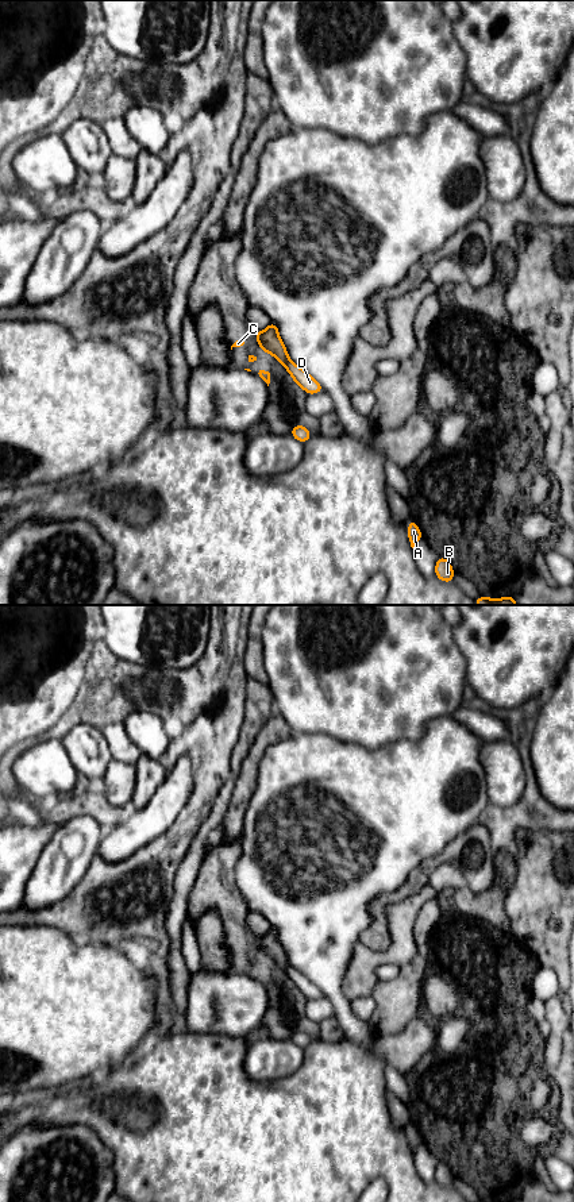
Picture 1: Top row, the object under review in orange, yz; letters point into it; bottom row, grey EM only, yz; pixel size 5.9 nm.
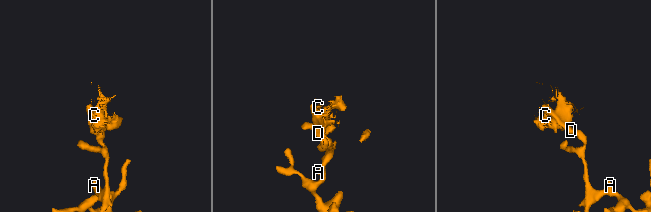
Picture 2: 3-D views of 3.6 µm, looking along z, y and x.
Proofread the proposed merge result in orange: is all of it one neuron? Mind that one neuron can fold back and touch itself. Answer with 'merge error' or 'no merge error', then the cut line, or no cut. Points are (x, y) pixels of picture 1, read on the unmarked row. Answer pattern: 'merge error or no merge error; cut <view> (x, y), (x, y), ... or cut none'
merge error; cut yz (278, 963), (289, 966)

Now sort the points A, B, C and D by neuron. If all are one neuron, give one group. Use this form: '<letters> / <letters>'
A B D / C

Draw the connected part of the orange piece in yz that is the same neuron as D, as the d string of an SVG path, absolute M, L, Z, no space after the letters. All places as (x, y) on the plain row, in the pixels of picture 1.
M285 964L280 966L280 968L290 978L293 986L300 990L307 999L313 999L324 995L324 993L316 985L313 985L304 974L296 968L290 966L286 967Z

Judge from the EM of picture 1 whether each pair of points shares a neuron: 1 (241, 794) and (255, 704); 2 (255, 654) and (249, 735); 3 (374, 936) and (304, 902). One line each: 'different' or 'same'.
1: same
2: same
3: different

